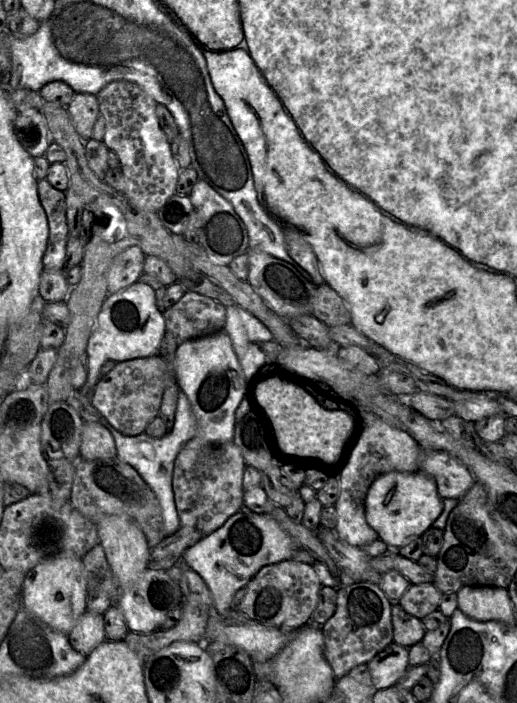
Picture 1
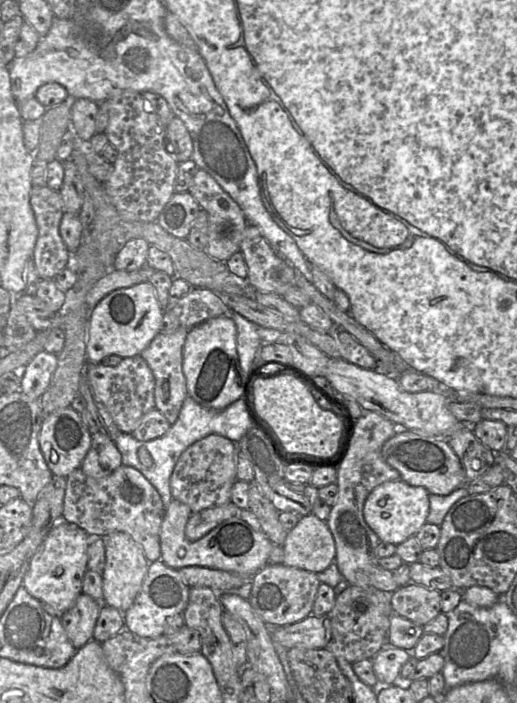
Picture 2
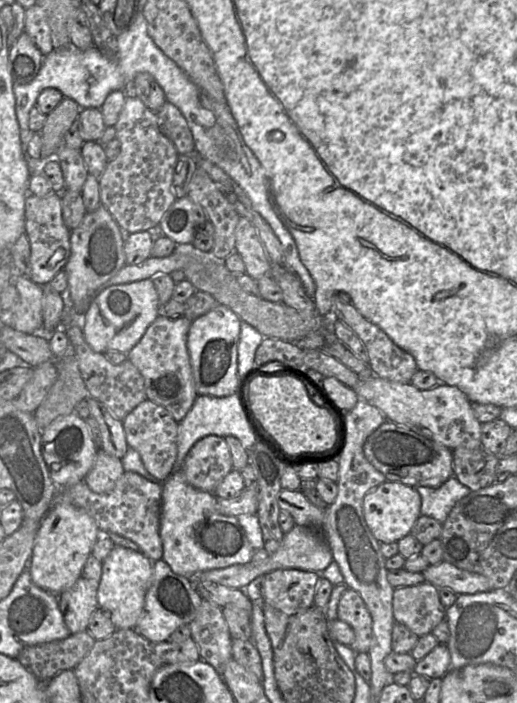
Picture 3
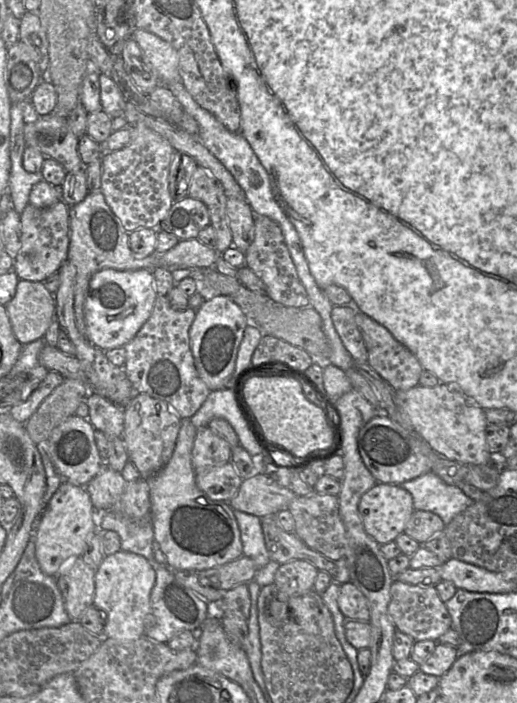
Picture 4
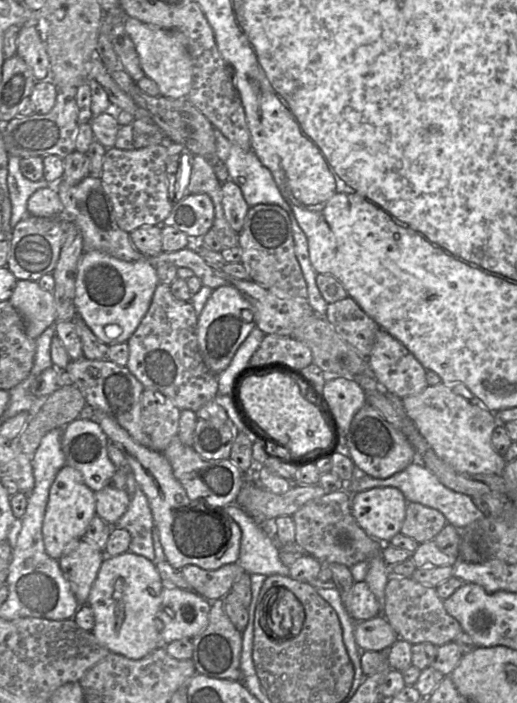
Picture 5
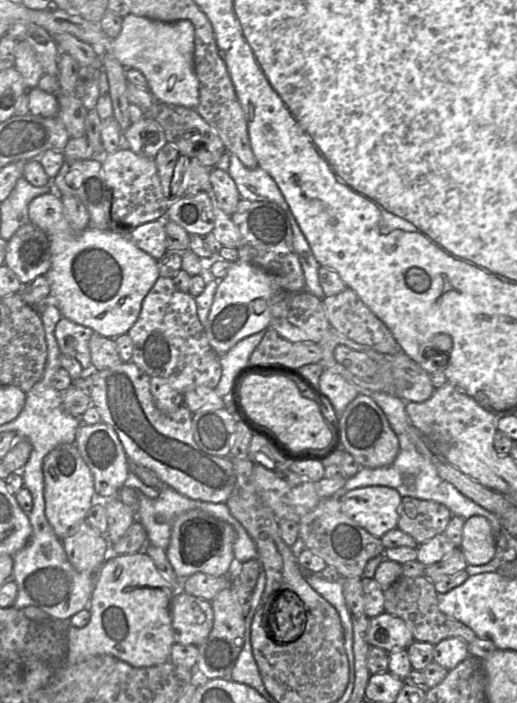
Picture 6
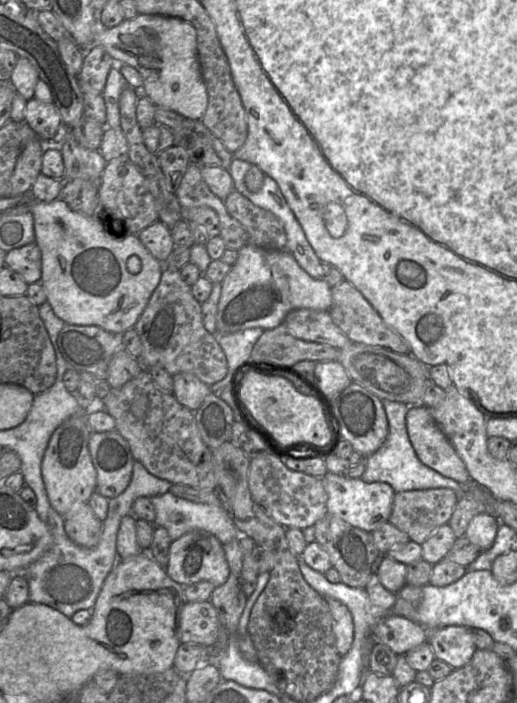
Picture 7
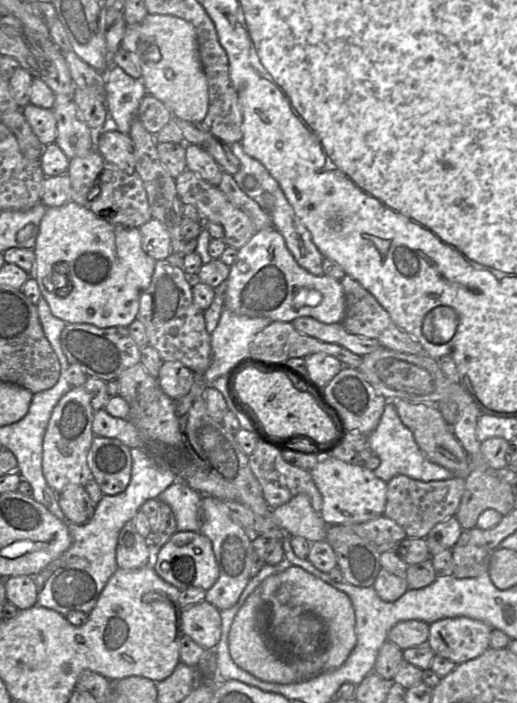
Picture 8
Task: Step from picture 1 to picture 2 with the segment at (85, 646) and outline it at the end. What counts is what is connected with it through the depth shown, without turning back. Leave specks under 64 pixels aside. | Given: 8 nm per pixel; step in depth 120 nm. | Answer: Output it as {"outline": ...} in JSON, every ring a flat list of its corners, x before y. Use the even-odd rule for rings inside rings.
{"outline":[[81,593,74,605,61,615,67,637,78,650,93,640,102,603]]}

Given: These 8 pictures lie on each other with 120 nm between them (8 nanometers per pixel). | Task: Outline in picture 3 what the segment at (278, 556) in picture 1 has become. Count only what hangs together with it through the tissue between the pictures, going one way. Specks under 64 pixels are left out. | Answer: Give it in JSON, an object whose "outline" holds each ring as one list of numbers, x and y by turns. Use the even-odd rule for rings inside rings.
{"outline":[[176,468,163,482,159,535,162,559,171,570,184,577,192,577,206,570,226,568,251,561,254,549,236,516,221,514,214,493,191,486,181,469]]}

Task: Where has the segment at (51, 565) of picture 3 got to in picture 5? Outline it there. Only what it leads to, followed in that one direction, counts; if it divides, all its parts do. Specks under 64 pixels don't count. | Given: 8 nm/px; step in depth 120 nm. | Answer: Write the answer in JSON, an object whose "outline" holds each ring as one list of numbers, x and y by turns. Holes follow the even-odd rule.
{"outline":[[64,465,57,473,49,490,45,516,42,525,43,543,46,553,59,560,69,548,81,540,96,515,94,492,84,483,81,473]]}

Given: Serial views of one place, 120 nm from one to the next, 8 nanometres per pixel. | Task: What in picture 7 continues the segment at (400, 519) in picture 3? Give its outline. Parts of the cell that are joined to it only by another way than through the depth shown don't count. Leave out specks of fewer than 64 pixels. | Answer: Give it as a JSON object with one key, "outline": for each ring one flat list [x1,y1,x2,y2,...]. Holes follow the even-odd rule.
{"outline":[[327,472,321,479,328,496,327,513,338,516,350,525,369,533,388,522,395,495,394,489,388,483,367,483,360,478,350,478,331,472]]}

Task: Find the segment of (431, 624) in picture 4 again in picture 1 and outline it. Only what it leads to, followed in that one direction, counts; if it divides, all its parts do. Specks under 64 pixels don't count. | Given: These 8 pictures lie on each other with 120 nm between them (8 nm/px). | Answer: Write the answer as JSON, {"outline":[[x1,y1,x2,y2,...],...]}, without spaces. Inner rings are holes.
{"outline":[[433,583,411,584,397,603,405,612,421,620,438,610,441,596]]}

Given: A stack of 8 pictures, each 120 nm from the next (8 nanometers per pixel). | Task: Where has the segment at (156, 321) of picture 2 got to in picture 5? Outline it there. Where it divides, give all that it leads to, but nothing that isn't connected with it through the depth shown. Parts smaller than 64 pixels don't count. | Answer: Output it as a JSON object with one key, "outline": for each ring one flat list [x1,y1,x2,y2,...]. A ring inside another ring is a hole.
{"outline":[[100,251,84,252,77,266,75,282,74,302,77,317,80,317,104,344,112,346,127,343,146,315,159,283,156,267,149,263,147,259,127,262]]}

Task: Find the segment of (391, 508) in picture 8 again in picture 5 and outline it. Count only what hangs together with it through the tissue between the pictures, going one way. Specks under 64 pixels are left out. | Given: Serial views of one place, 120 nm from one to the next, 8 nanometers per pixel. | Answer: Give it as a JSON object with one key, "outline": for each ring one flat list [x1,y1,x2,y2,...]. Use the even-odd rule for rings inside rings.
{"outline":[[408,502,400,533,420,544,432,540,446,524,445,516,437,509]]}

